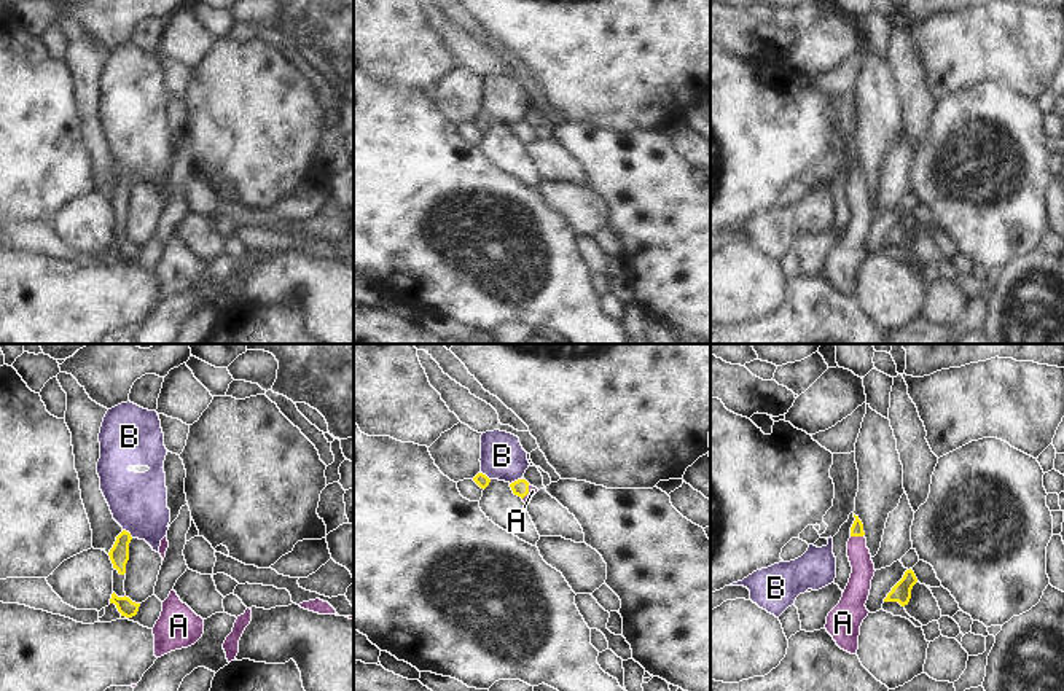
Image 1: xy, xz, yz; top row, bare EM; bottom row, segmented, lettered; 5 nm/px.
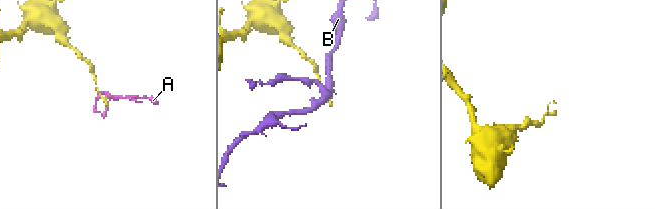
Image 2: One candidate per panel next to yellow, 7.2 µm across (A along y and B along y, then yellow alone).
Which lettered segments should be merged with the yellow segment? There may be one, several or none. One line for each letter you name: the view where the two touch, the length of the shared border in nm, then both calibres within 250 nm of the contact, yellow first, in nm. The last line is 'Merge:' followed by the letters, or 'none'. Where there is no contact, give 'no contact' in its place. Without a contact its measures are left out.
A: yz | 70 nm | 60/120 nm
Merge: A

